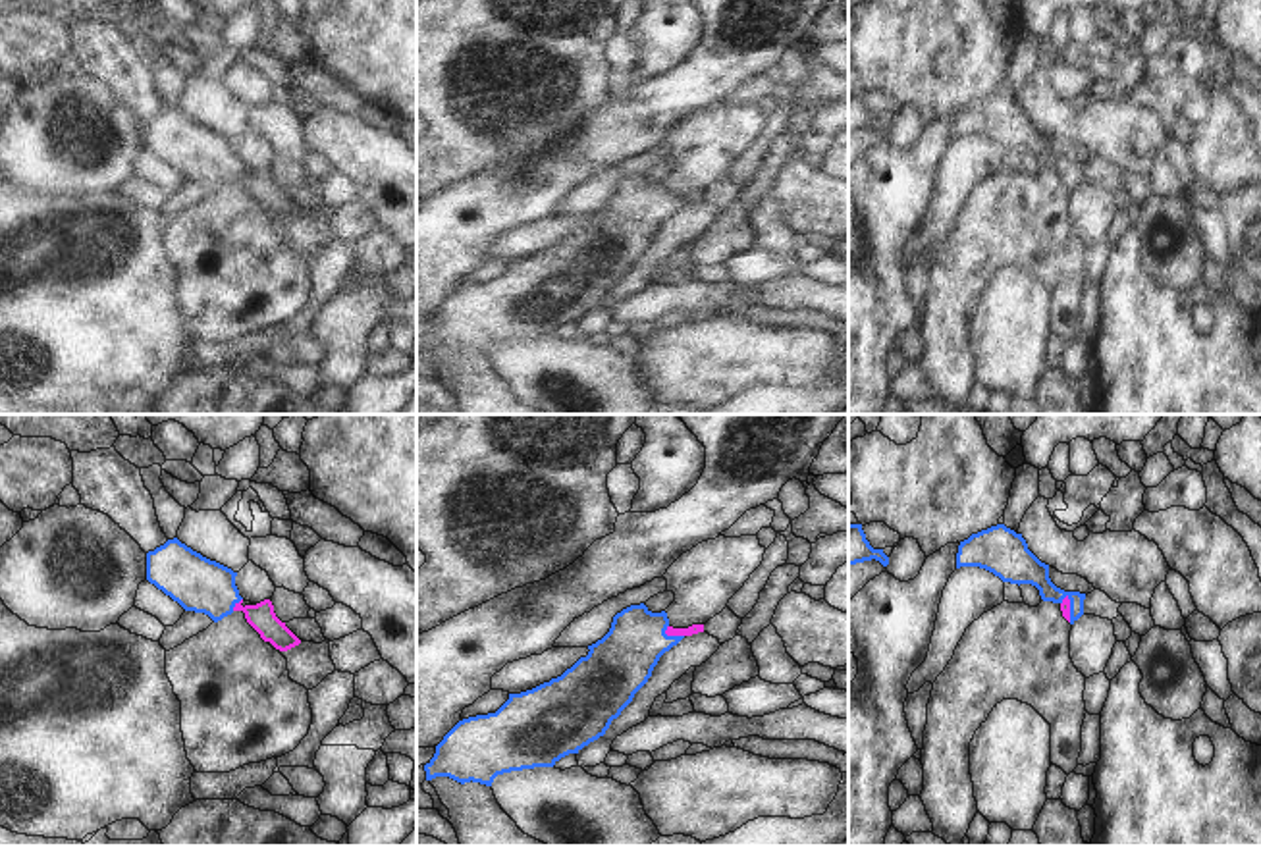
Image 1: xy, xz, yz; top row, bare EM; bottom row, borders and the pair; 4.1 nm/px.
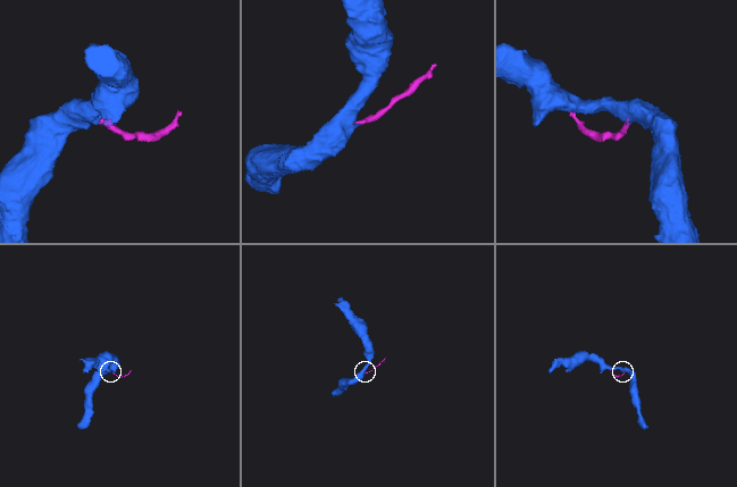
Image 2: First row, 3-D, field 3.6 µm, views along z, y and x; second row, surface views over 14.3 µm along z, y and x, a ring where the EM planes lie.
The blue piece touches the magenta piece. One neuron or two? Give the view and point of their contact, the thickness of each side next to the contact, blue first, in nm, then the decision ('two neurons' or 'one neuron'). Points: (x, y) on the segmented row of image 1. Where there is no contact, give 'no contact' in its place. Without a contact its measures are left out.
meets blue in xz at (673, 636); 260 nm thick on the blue side, 50 nm on the other; one neuron

